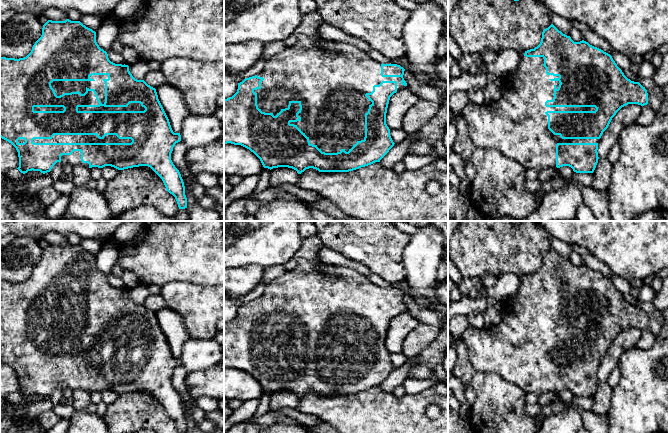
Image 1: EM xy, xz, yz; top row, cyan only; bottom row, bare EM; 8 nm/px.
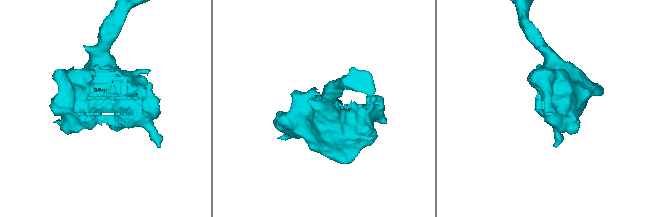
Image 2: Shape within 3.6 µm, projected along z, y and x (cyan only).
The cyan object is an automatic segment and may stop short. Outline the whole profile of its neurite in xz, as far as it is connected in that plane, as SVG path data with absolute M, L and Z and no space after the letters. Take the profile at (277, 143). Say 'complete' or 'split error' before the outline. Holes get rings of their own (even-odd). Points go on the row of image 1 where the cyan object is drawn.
split error; M317 12L303 15L301 23L293 33L298 40L297 44L272 56L261 72L238 83L237 92L232 97L224 99L224 144L241 145L249 149L260 159L264 168L271 170L278 167L288 167L296 170L298 174L309 168L319 172L349 172L380 162L395 144L386 124L386 113L390 97L407 87L403 78L405 69L397 64L381 64L372 59L368 53L351 44L326 40L318 33L321 24L322 19Z

